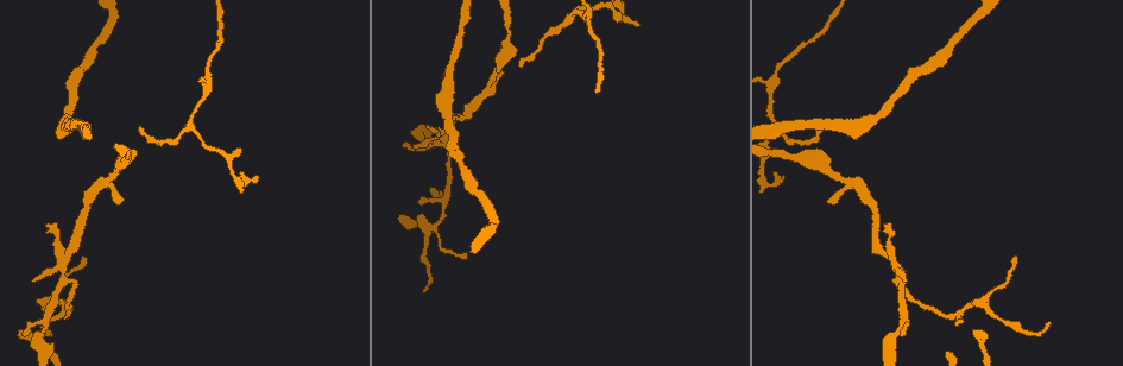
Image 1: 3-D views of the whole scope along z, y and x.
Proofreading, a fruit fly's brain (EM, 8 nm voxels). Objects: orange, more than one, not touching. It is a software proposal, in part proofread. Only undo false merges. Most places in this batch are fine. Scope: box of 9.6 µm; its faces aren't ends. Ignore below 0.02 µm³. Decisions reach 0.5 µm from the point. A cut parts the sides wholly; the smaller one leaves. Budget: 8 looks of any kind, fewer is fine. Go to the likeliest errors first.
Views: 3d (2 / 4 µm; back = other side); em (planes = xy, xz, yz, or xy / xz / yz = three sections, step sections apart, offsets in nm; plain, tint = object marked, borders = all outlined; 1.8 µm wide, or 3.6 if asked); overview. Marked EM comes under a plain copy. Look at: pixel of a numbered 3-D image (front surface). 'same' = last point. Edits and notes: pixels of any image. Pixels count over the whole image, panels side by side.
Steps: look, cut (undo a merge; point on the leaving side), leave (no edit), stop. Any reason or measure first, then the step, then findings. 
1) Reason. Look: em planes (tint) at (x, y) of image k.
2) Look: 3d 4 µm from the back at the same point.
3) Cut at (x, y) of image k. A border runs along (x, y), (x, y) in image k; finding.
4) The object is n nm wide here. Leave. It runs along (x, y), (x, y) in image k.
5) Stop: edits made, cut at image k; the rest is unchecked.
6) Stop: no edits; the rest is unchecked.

Arms part here. Look: 3d 2 µm from the back at (62, 285) of image 1.

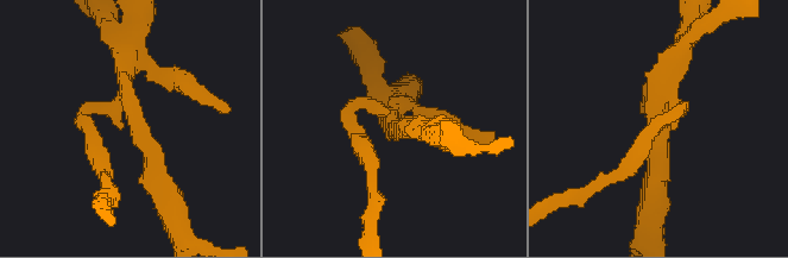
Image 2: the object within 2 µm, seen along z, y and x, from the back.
Now the EM. Look: em planes (tint) at (657, 113) of image 2.

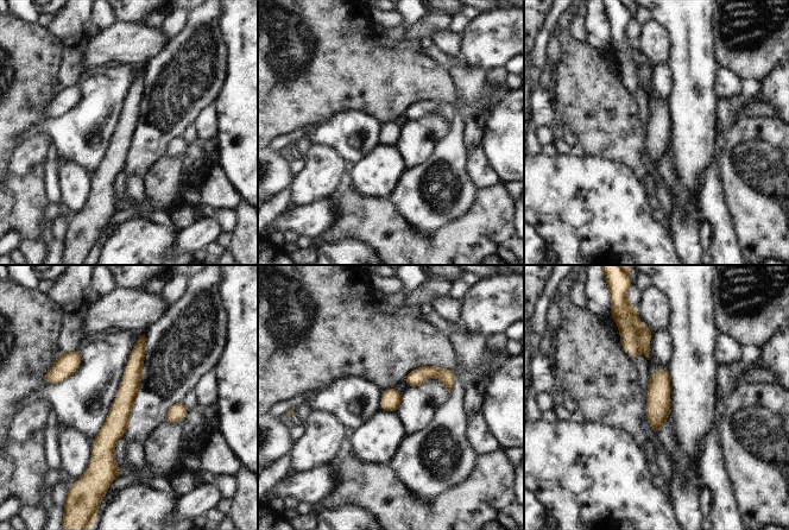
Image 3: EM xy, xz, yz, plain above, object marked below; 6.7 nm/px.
The object is 140 nm wide here. Cut at (625, 315) of image 3. The part that leaves runs along (452, 377), (424, 372), (408, 379) in image 3; two cells meet here.

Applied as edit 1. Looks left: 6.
Look: em yz step 16 (tint) at (195, 130) of image 1.

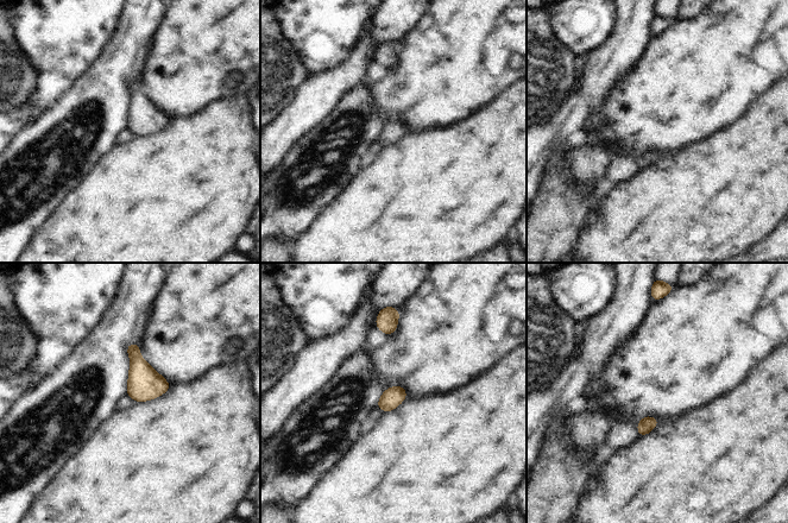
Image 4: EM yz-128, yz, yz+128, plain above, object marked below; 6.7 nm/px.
Look: em xy step 16 (tint) at the same point.

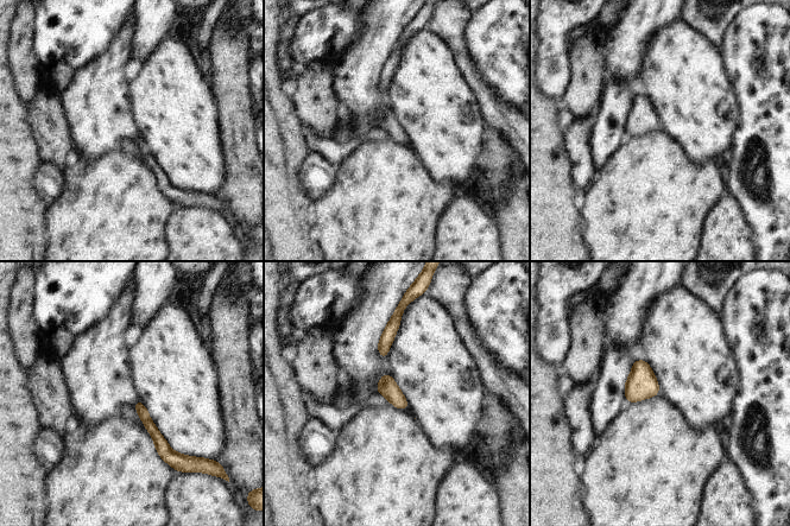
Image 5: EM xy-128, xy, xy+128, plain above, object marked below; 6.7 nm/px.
Leave. It runs along (138, 404), (163, 448), (163, 455) in image 5; all the same cell.

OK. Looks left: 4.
Stop: edits made, cut at image 3; the rest is unchecked.

